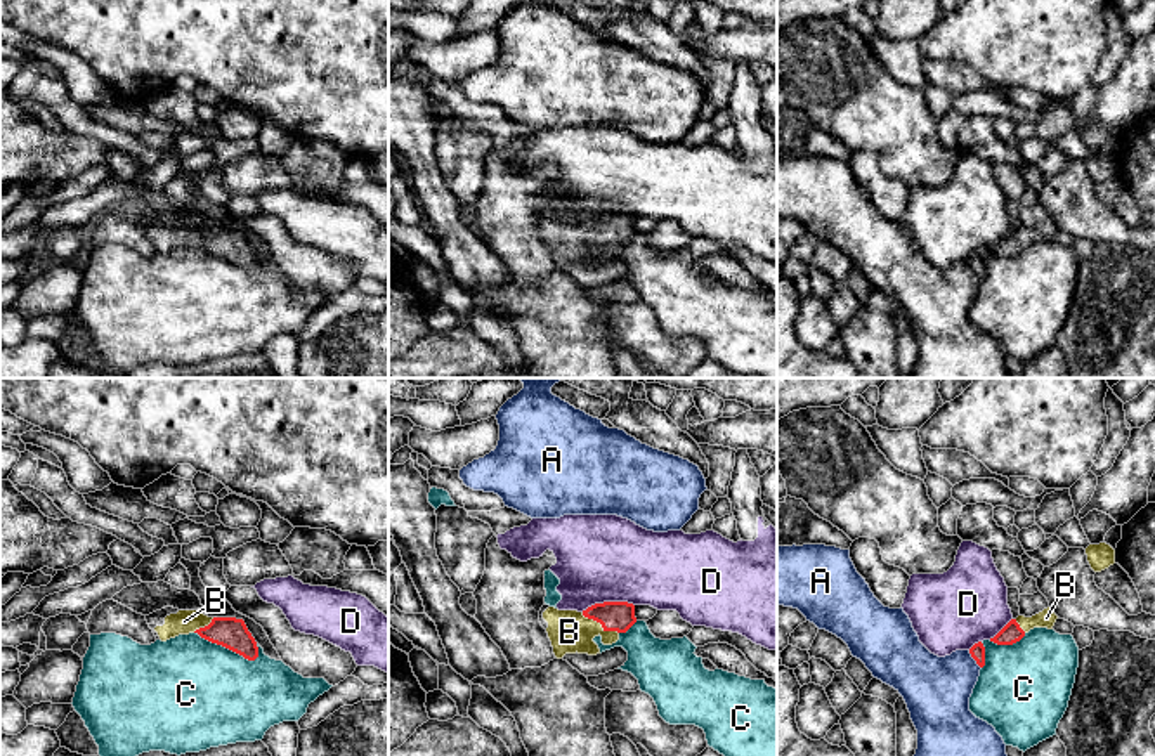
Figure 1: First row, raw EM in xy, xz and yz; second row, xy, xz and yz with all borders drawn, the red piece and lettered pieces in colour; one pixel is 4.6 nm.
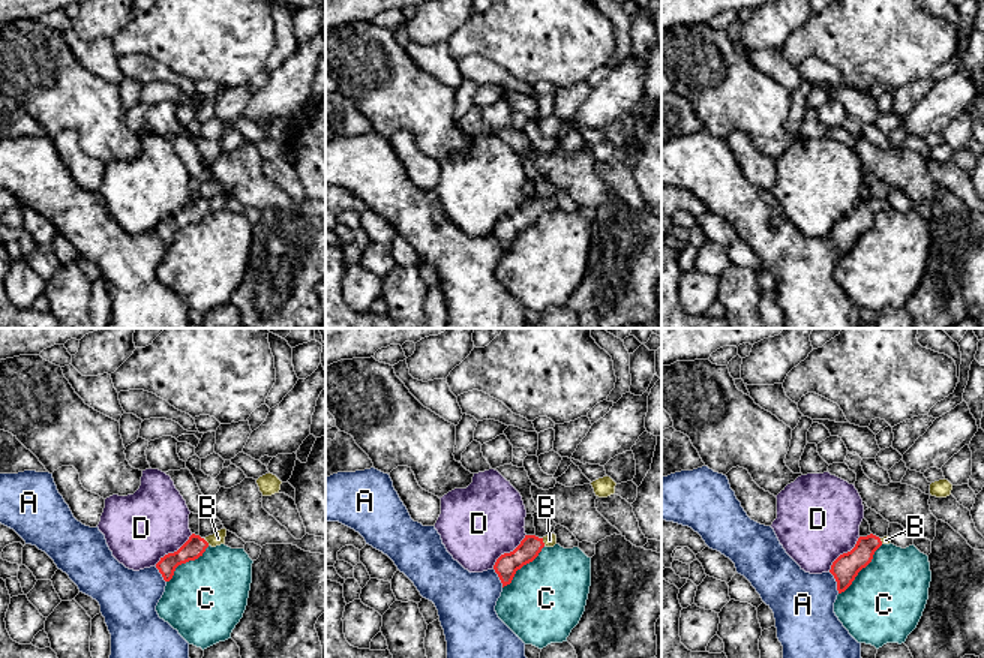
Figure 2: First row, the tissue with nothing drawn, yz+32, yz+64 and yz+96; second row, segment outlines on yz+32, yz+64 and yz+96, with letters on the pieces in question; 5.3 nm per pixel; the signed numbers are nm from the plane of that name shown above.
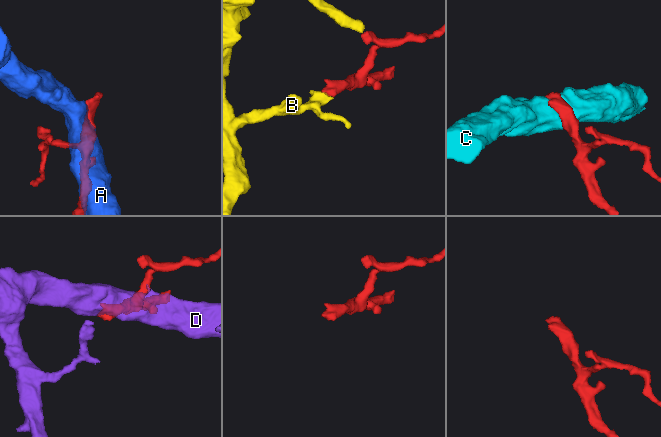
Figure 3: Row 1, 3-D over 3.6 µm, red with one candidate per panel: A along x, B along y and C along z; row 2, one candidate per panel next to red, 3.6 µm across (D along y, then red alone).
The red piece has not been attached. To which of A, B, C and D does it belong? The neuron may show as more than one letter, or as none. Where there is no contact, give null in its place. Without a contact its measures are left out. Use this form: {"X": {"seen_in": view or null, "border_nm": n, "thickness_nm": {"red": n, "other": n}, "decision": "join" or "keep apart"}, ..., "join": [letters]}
{"A": {"seen_in": "yz", "border_nm": 110, "thickness_nm": {"red": 70, "other": 320}, "decision": "keep apart"}, "B": {"seen_in": "xz", "border_nm": 200, "thickness_nm": {"red": 140, "other": 200}, "decision": "join"}, "C": {"seen_in": "xy", "border_nm": 320, "thickness_nm": {"red": 140, "other": 480}, "decision": "keep apart"}, "D": {"seen_in": "xz", "border_nm": 260, "thickness_nm": {"red": 140, "other": 400}, "decision": "keep apart"}, "join": ["B"]}

